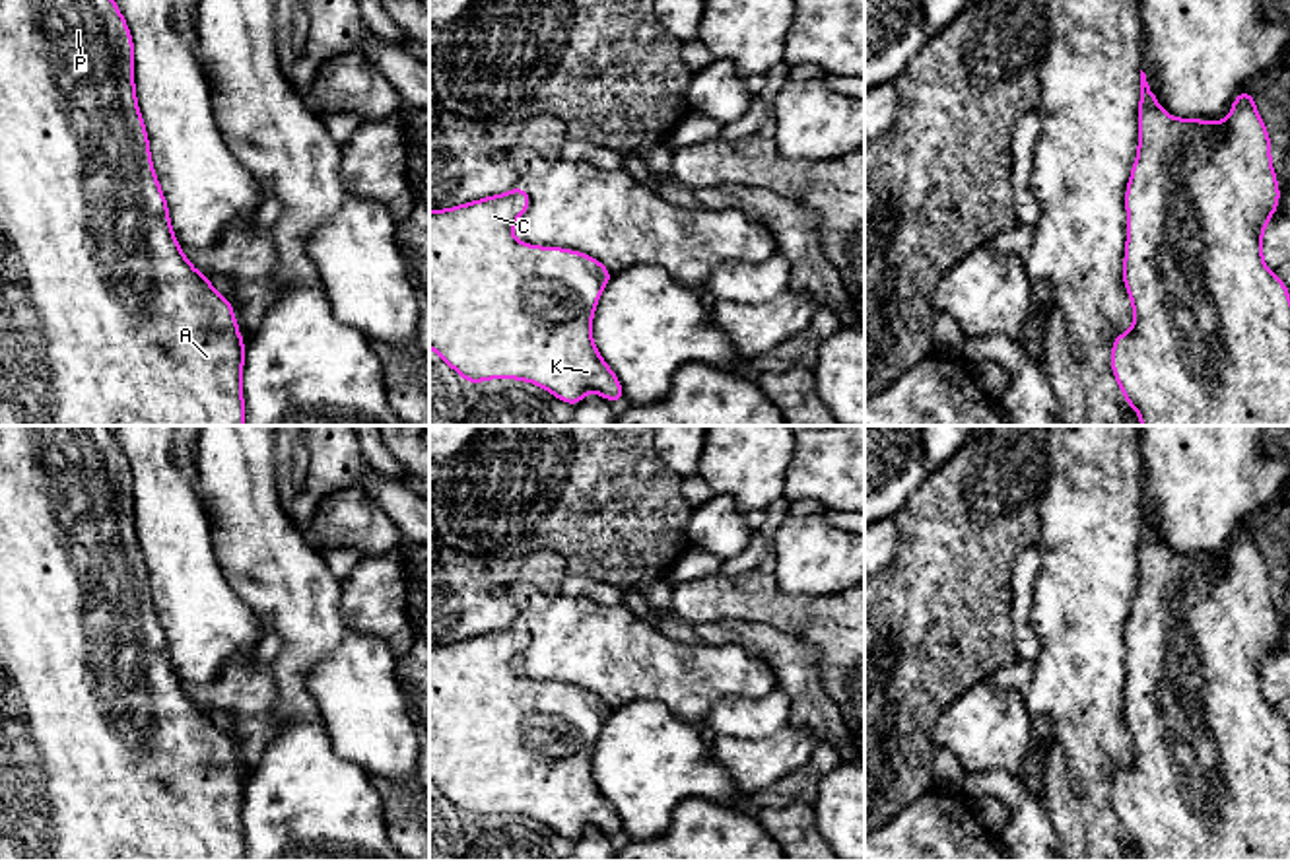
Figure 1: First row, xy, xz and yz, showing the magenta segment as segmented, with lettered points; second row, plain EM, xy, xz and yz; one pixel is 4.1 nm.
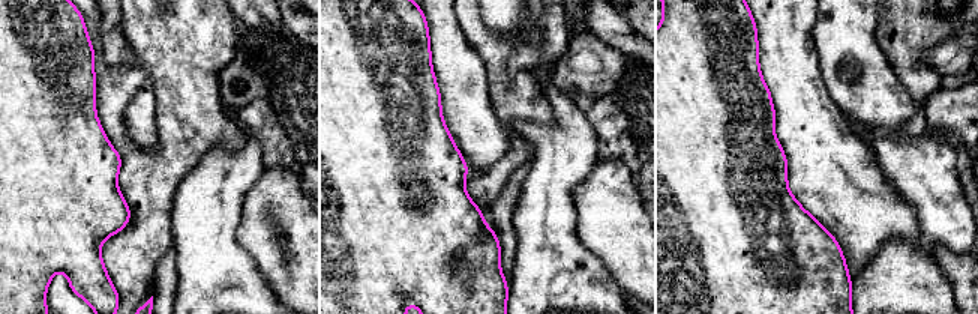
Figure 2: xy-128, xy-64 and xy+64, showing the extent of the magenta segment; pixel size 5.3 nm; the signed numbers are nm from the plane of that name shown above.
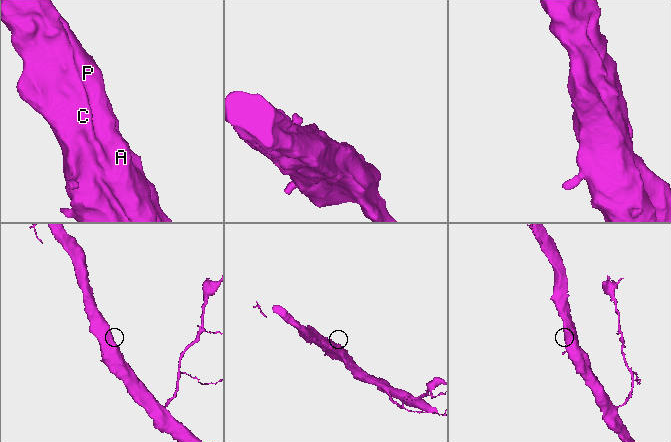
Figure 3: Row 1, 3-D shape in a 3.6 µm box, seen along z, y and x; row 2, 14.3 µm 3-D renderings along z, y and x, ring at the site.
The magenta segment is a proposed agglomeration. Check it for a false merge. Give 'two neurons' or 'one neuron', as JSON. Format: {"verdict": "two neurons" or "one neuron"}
{"verdict": "one neuron"}

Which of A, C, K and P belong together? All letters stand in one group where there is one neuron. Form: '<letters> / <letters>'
A C K P

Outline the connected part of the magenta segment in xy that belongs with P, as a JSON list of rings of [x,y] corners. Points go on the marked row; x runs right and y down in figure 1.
[[[0,0],[0,426],[245,426],[245,342],[233,305],[183,255],[150,155],[146,124],[136,103],[134,45],[115,0]]]

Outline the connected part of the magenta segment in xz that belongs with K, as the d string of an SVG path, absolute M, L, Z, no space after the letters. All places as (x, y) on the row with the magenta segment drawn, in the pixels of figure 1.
M523 187L429 212L429 348L462 379L521 379L577 406L589 391L622 404L624 389L600 358L591 321L612 272L579 251L515 239L511 225L530 208Z

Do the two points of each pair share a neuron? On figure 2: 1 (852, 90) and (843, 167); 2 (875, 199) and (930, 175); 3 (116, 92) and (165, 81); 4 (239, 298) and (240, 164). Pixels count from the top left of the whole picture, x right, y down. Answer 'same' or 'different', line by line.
1: different
2: different
3: same
4: same

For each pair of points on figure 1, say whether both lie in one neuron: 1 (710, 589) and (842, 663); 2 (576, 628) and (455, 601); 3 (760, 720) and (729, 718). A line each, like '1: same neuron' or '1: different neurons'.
1: same neuron
2: different neurons
3: same neuron

